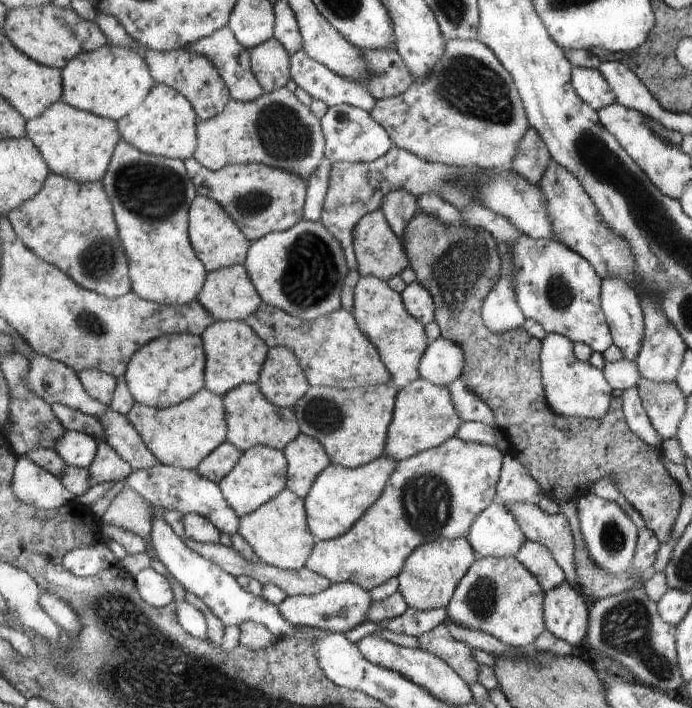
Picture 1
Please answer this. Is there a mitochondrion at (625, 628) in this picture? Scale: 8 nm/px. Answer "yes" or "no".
yes

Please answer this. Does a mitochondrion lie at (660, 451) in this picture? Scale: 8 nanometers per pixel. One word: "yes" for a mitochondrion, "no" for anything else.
no

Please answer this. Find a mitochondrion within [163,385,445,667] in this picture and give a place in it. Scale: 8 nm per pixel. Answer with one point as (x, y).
(323, 414)

